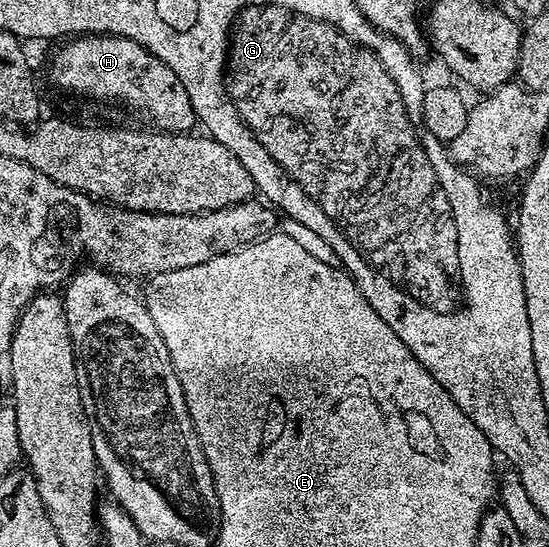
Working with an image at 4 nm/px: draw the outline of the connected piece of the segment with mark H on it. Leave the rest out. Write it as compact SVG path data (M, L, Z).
M81 35L64 42L59 52L51 59L51 79L63 91L72 91L75 95L84 95L87 99L112 99L115 103L124 103L143 115L148 115L163 133L187 133L196 126L195 110L181 85L181 77L169 69L156 55L149 53L137 41L120 35Z

